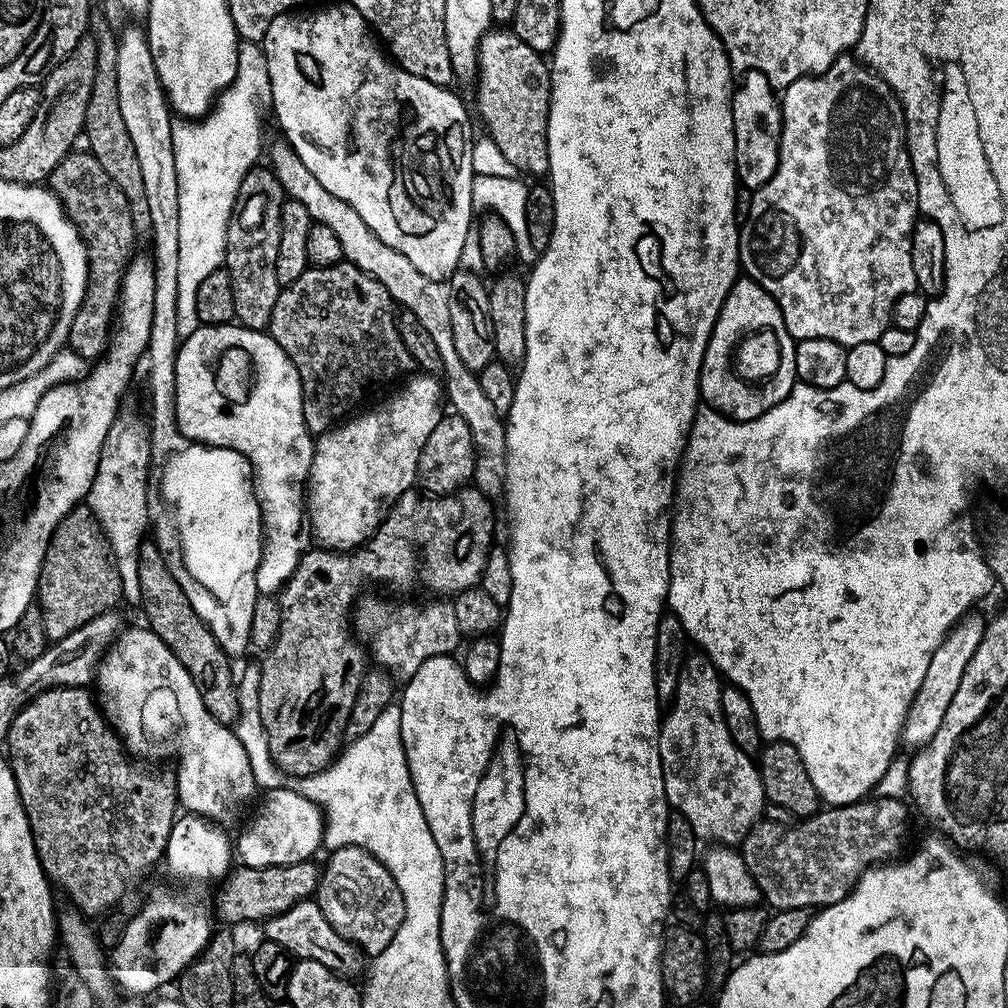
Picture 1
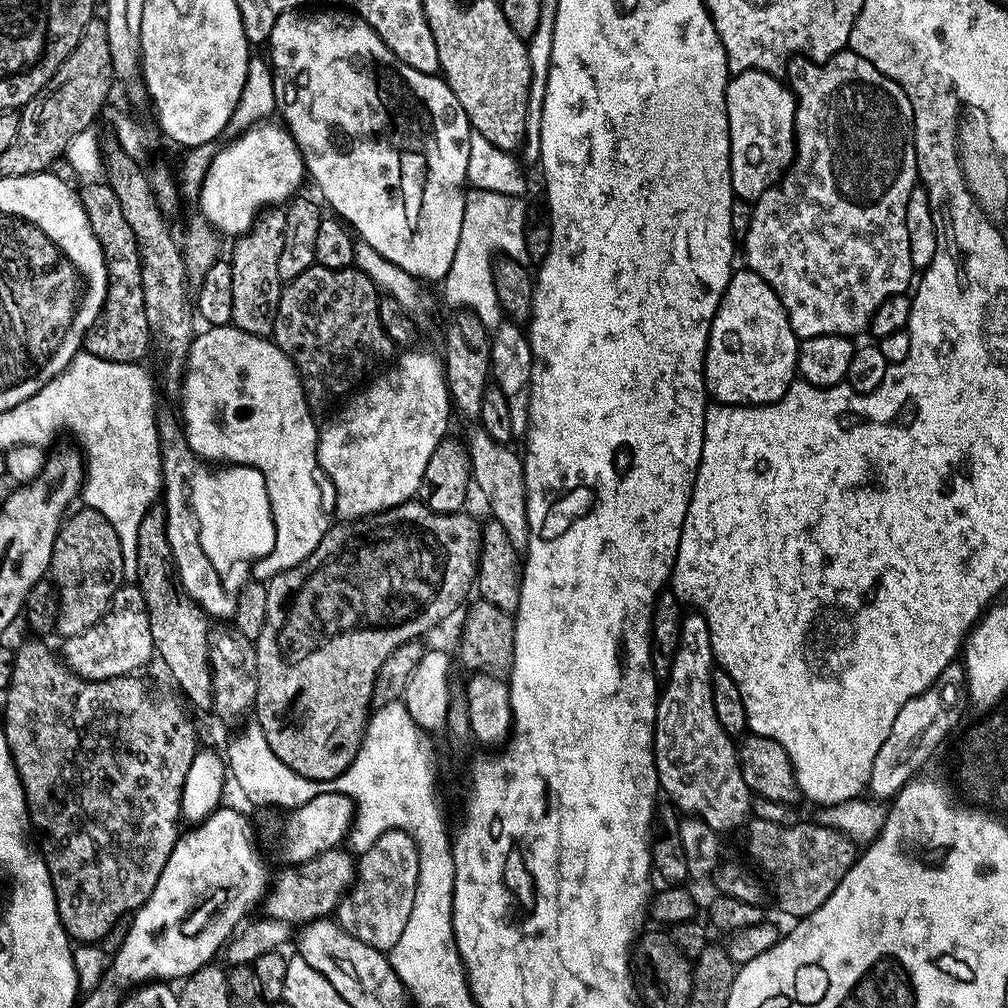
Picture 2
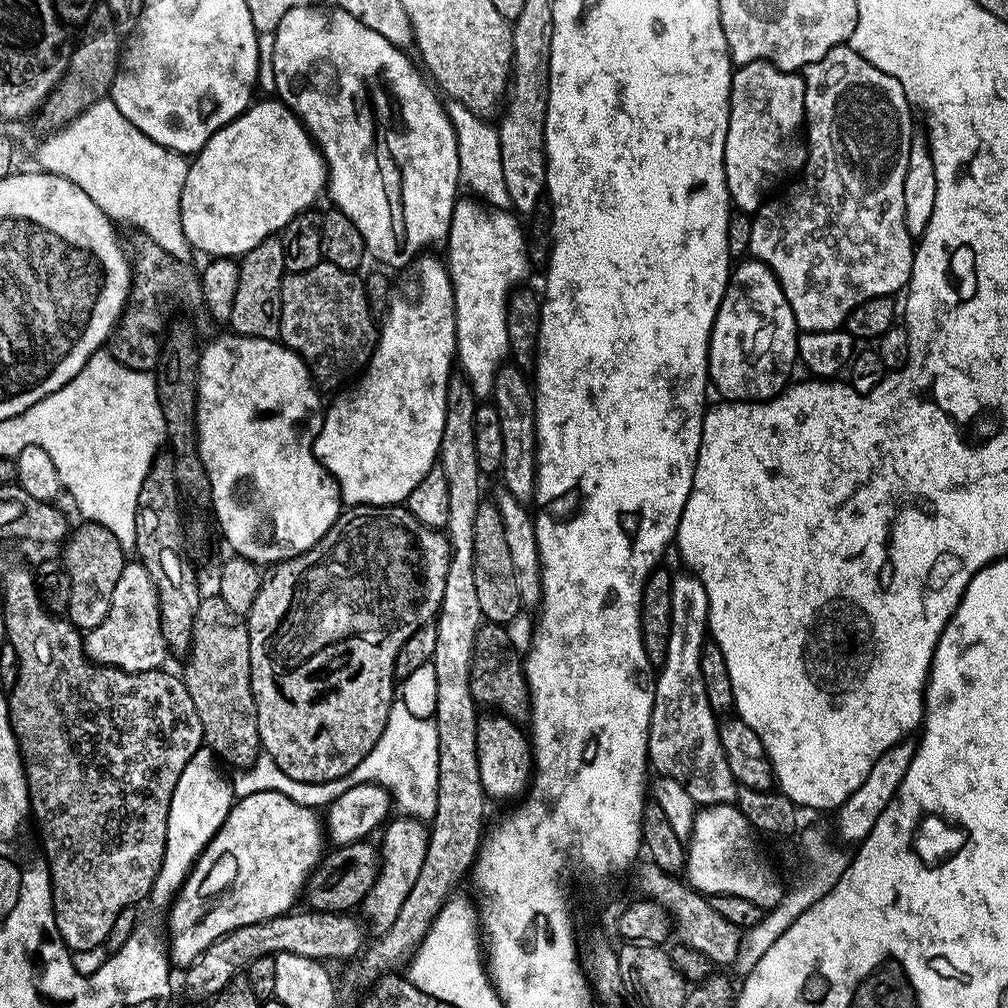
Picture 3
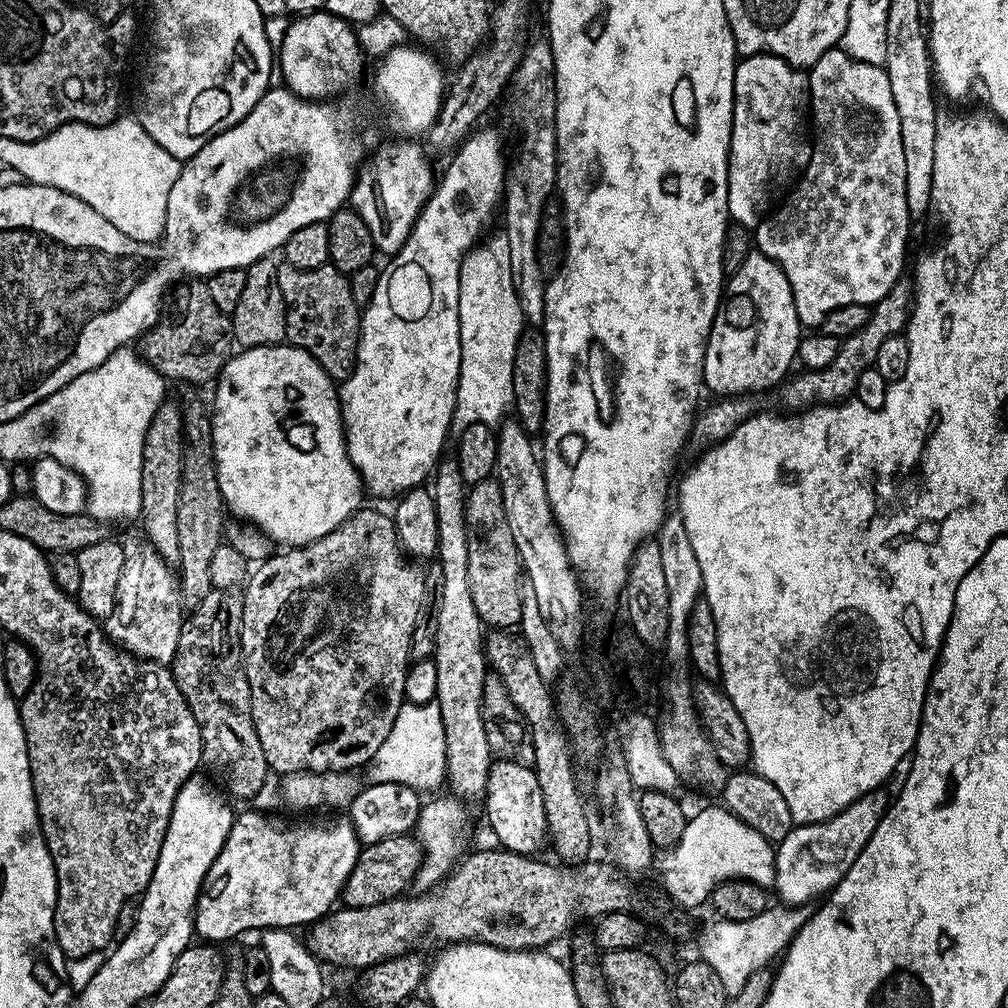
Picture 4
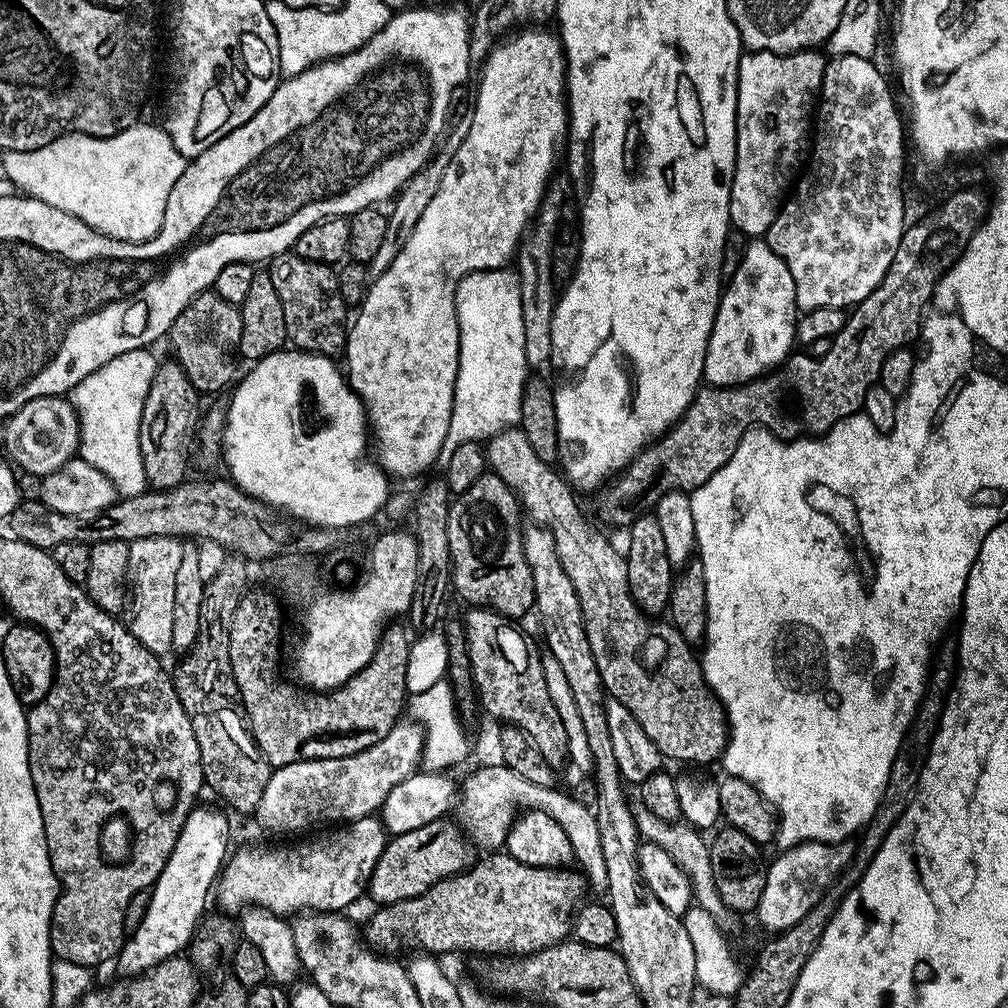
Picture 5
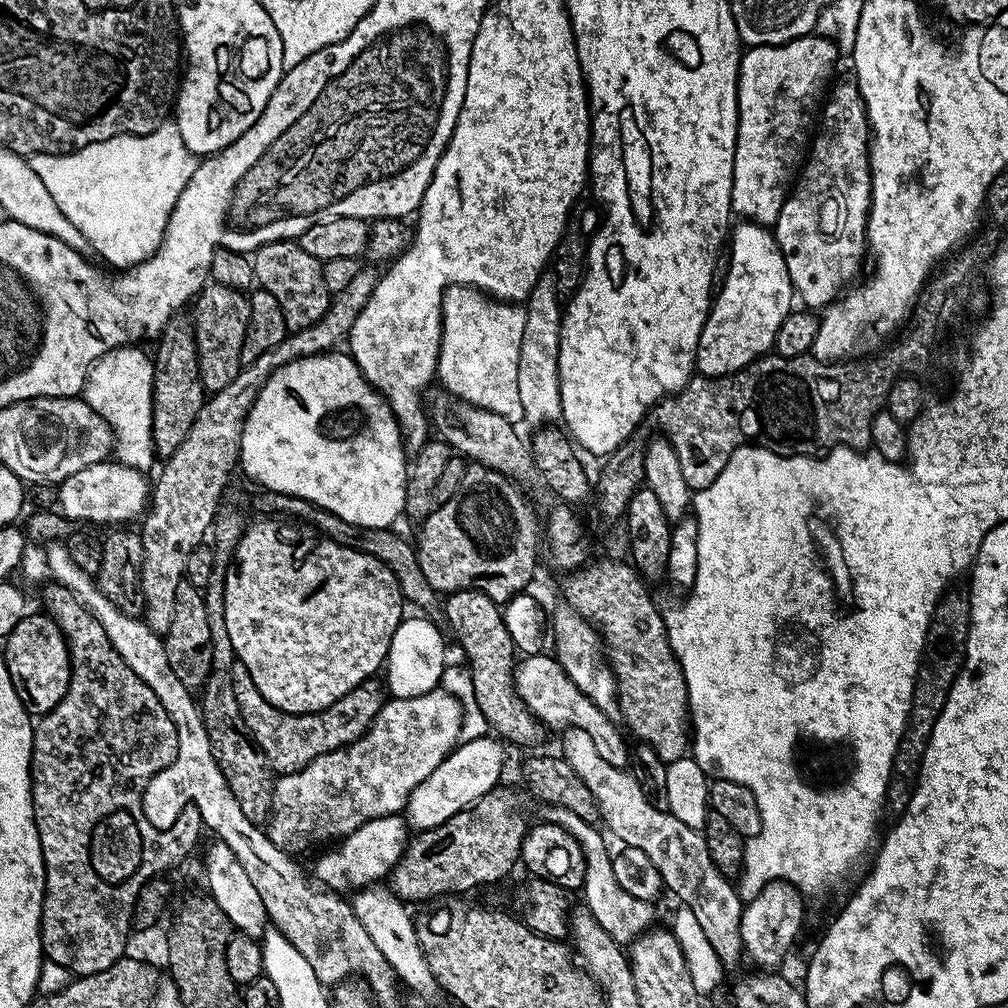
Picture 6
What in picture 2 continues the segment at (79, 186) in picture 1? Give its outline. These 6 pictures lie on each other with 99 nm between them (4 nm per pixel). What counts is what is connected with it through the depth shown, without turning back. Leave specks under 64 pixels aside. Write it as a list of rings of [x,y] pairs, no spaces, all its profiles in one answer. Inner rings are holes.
[[[88,182],[83,187],[84,189],[79,189],[78,195],[108,264],[108,293],[102,319],[89,330],[83,347],[98,358],[106,358],[106,362],[138,364],[145,359],[143,356],[148,352],[148,342],[150,344],[144,299],[140,296],[140,247],[134,238],[134,230],[130,230],[130,225],[122,214],[122,202],[118,202],[118,194],[114,194],[111,185],[107,182]]]

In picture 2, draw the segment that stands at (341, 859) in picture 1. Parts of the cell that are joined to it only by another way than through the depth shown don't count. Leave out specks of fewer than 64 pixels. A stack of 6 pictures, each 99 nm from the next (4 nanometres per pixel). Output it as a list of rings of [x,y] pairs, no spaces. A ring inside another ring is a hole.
[[[400,830],[382,834],[374,846],[365,849],[357,859],[356,880],[334,913],[340,927],[360,942],[380,952],[390,952],[413,913],[419,861],[420,855],[412,836]]]

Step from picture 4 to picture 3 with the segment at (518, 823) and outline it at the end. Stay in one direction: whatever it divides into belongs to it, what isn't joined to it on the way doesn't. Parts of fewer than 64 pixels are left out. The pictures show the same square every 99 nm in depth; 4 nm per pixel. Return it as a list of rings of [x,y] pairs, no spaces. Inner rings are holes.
[[[499,714],[481,715],[478,726],[478,778],[482,778],[485,797],[492,800],[512,800],[527,793],[534,775],[532,746],[519,723]]]

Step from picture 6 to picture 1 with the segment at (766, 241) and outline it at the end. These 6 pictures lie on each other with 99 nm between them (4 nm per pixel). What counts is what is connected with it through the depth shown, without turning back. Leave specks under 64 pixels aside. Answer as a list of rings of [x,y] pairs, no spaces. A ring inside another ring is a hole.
[[[747,278],[737,279],[736,285],[732,287],[730,294],[724,300],[720,316],[716,320],[715,326],[712,327],[712,333],[704,351],[704,361],[700,371],[700,395],[703,403],[709,408],[714,408],[716,411],[724,413],[726,416],[731,416],[734,420],[753,420],[762,414],[766,414],[766,410],[770,410],[776,404],[781,404],[790,394],[793,386],[798,382],[796,378],[796,363],[794,362],[796,346],[797,341],[793,340],[792,335],[786,330],[786,322],[782,318],[782,310],[778,306],[776,299],[761,284],[755,284]]]

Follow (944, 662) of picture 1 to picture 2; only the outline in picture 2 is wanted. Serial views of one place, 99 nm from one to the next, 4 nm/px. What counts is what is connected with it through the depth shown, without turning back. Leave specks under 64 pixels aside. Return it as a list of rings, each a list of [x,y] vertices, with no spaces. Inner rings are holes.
[[[953,662],[944,667],[940,676],[925,692],[911,696],[906,706],[898,710],[898,718],[894,718],[886,742],[882,742],[882,747],[878,749],[874,766],[870,766],[867,791],[877,801],[886,802],[898,795],[908,785],[908,781],[921,771],[919,768],[931,758],[932,751],[959,722],[964,712],[964,700],[966,704],[964,669],[959,663]]]

